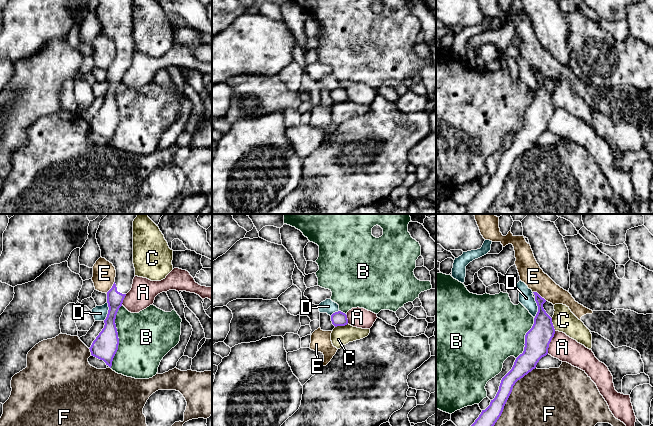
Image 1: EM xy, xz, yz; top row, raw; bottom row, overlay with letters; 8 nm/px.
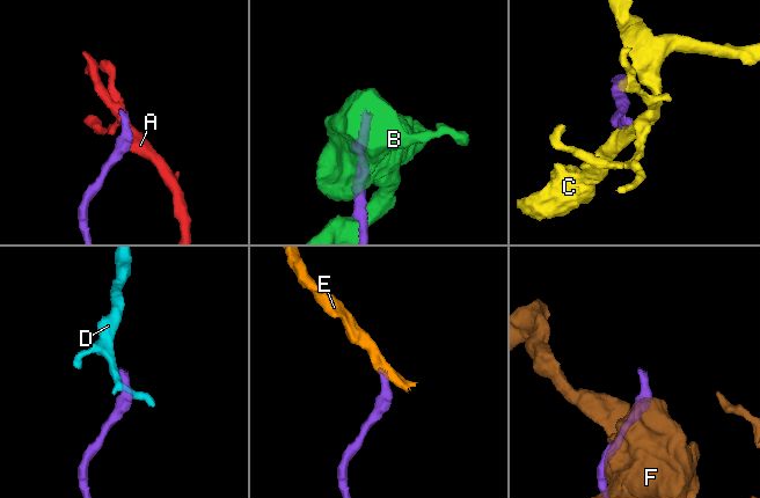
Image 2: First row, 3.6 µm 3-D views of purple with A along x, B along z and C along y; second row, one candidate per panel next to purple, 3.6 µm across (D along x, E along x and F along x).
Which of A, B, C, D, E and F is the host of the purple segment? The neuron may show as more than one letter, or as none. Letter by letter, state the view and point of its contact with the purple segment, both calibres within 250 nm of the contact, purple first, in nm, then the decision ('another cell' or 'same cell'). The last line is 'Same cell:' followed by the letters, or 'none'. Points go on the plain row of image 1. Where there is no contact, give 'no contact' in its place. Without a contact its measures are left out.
A: meets purple in yz at (550, 117); 200 nm thick on the purple side, 200 nm on the other; another cell
B: meets purple in xy at (117, 112); 200 nm thick on the purple side, 420 nm on the other; another cell
C: meets purple in xz at (341, 101); 120 nm thick on the purple side, 160 nm on the other; another cell
D: meets purple in yz at (538, 84); 200 nm thick on the purple side, 120 nm on the other; another cell
E: meets purple in yz at (539, 71); 150 nm thick on the purple side, 180 nm on the other; another cell
F: meets purple in yz at (507, 175); 140 nm thick on the purple side, 500 nm on the other; another cell
Same cell: none

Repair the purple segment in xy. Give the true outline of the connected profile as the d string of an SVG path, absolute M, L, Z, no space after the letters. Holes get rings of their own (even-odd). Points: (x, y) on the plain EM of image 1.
M100 0L96 9L101 33L113 40L115 58L107 68L108 90L104 104L93 117L91 131L103 136L110 144L118 126L119 114L115 95L135 53L133 40L133 0Z

